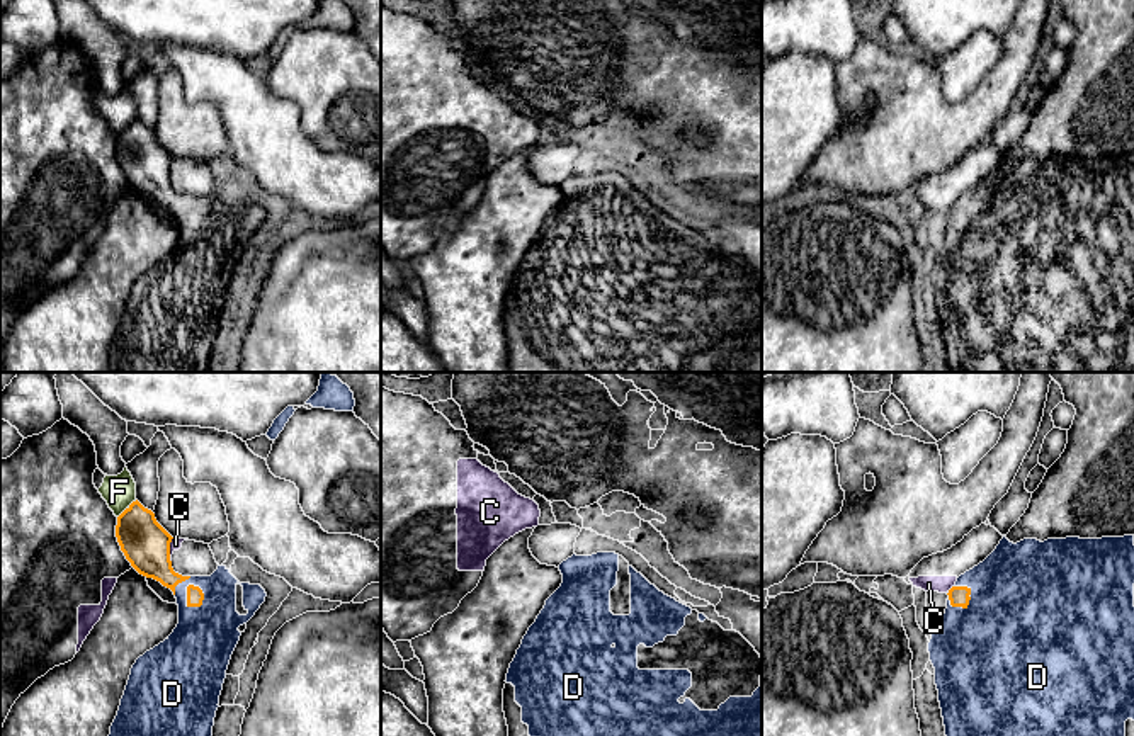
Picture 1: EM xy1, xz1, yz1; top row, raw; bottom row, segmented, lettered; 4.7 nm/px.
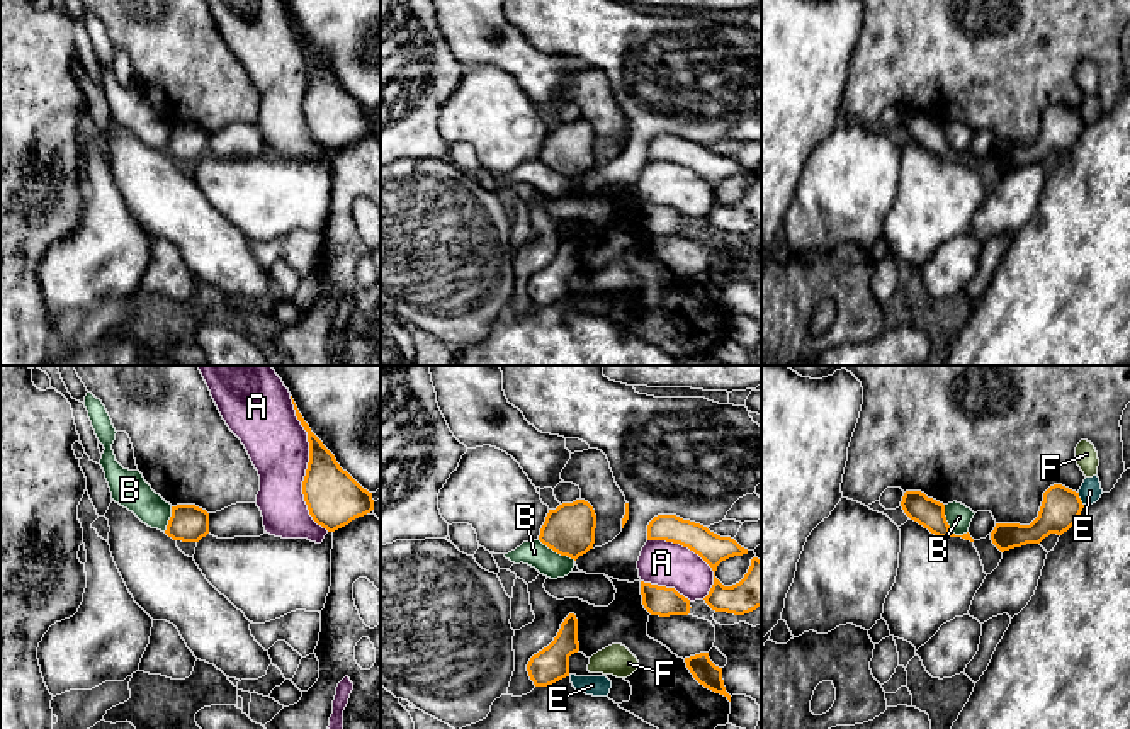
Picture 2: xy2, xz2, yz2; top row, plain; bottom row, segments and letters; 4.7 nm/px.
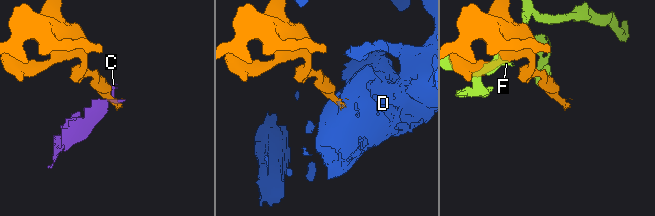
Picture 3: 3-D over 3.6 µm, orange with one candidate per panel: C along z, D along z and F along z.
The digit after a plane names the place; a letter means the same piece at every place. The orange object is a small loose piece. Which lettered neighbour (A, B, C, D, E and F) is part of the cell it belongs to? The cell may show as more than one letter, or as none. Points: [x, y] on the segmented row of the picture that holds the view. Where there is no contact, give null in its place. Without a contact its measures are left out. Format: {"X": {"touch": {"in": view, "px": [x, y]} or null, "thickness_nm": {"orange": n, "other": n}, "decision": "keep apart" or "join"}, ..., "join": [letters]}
{"A": {"touch": {"in": "xy2", "px": [308, 466]}, "thickness_nm": {"orange": 260, "other": 280}, "decision": "keep apart"}, "B": {"touch": {"in": "yz2", "px": [949, 525]}, "thickness_nm": {"orange": 140, "other": 120}, "decision": "keep apart"}, "C": {"touch": {"in": "yz1", "px": [949, 590]}, "thickness_nm": {"orange": 100, "other": 80}, "decision": "keep apart"}, "D": {"touch": {"in": "xy1", "px": [203, 594]}, "thickness_nm": {"orange": 80, "other": 300}, "decision": "join"}, "E": {"touch": {"in": "yz2", "px": [1079, 500]}, "thickness_nm": {"orange": 190, "other": 100}, "decision": "keep apart"}, "F": {"touch": {"in": "xy1", "px": [126, 509]}, "thickness_nm": {"orange": 220, "other": 160}, "decision": "keep apart"}, "join": ["D"]}

